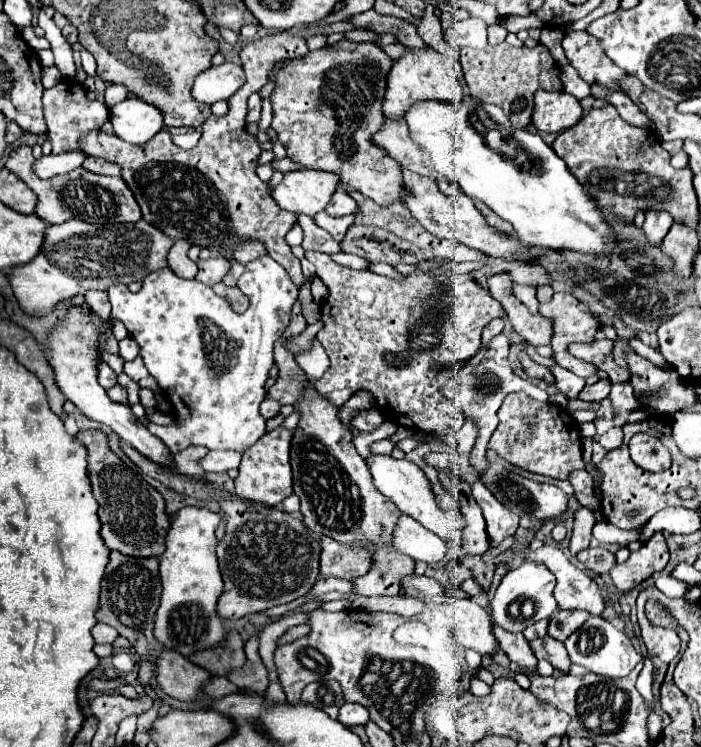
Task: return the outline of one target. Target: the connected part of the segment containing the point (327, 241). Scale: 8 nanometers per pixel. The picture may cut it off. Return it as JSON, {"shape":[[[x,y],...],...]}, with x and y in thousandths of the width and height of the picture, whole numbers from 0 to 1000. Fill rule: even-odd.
{"shape":[[[434,286],[425,289],[425,300],[434,308],[434,324],[431,324],[434,335],[456,335],[456,337],[465,337],[465,340],[485,337],[482,324],[465,308],[451,303],[451,297],[442,289],[434,289]]]}

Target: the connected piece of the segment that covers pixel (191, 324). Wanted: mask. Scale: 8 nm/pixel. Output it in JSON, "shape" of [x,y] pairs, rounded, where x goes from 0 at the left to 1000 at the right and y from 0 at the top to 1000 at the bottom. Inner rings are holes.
{"shape":[[[368,345],[351,353],[348,373],[341,373],[338,383],[357,402],[357,412],[348,420],[325,415],[322,399],[305,394],[300,383],[282,375],[260,375],[243,359],[211,367],[205,372],[203,388],[194,394],[188,394],[178,380],[161,380],[154,386],[158,426],[177,431],[180,442],[200,463],[200,477],[205,479],[211,498],[223,506],[225,517],[248,533],[245,538],[254,541],[248,546],[251,568],[211,570],[211,576],[225,584],[245,608],[260,605],[268,597],[348,605],[379,581],[379,560],[371,554],[371,541],[379,530],[377,514],[382,509],[385,493],[391,490],[391,458],[414,434],[417,407],[425,402],[425,383],[388,345]]]}

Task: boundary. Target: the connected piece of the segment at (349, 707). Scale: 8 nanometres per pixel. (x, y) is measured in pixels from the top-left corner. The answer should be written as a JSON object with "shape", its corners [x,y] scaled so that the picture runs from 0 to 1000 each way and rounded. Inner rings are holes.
{"shape":[[[491,942],[485,948],[485,959],[482,964],[491,969],[491,972],[508,972],[508,969],[522,969],[528,964],[525,959],[525,950],[516,945],[516,942]]]}

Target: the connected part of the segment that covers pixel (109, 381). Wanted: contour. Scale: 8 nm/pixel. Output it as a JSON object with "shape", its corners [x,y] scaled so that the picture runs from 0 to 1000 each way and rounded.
{"shape":[[[140,485],[137,495],[140,495],[140,511],[143,511],[143,517],[148,517],[154,522],[154,519],[160,519],[165,514],[165,501],[163,501],[163,495],[151,485]]]}

